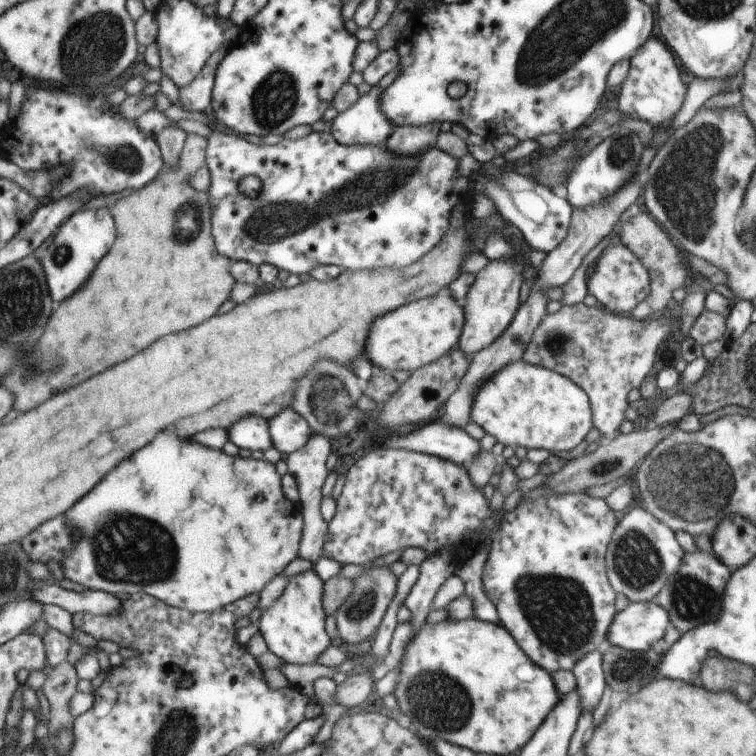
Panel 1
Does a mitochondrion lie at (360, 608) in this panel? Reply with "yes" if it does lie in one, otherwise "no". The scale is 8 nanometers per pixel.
yes

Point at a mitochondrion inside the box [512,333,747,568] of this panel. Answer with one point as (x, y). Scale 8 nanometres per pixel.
(690, 481)

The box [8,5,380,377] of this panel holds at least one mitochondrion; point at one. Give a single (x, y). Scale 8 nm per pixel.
(95, 42)

